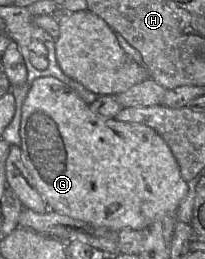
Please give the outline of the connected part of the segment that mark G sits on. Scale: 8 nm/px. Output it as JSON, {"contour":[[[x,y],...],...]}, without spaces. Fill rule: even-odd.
{"contour":[[[54,77],[36,78],[30,85],[21,109],[19,128],[20,151],[22,162],[26,167],[32,184],[47,203],[50,211],[85,221],[97,227],[112,230],[144,230],[156,220],[176,213],[181,201],[188,194],[188,182],[185,181],[171,149],[152,128],[140,123],[127,123],[116,118],[105,118],[92,112],[90,106],[69,86]]]}

